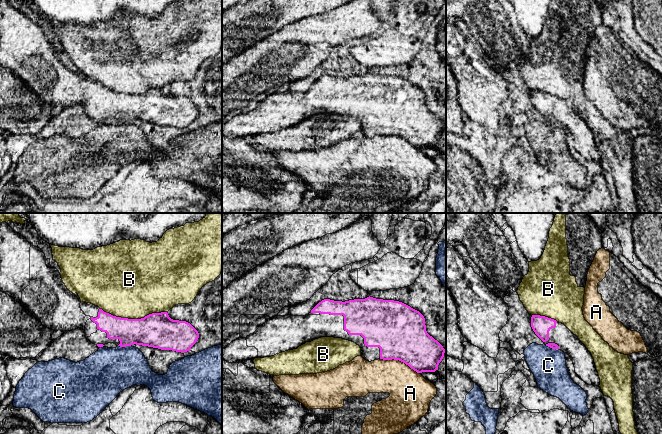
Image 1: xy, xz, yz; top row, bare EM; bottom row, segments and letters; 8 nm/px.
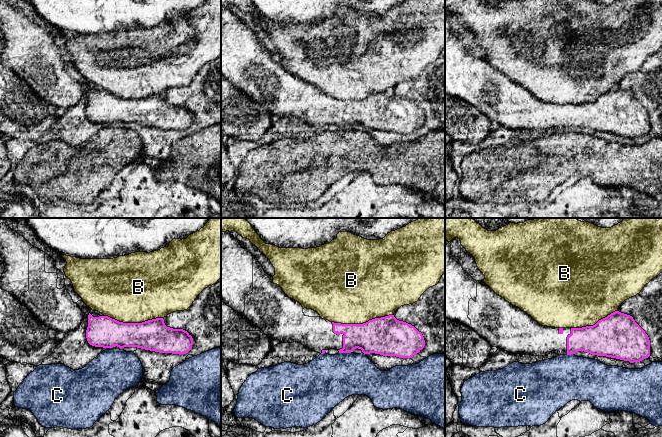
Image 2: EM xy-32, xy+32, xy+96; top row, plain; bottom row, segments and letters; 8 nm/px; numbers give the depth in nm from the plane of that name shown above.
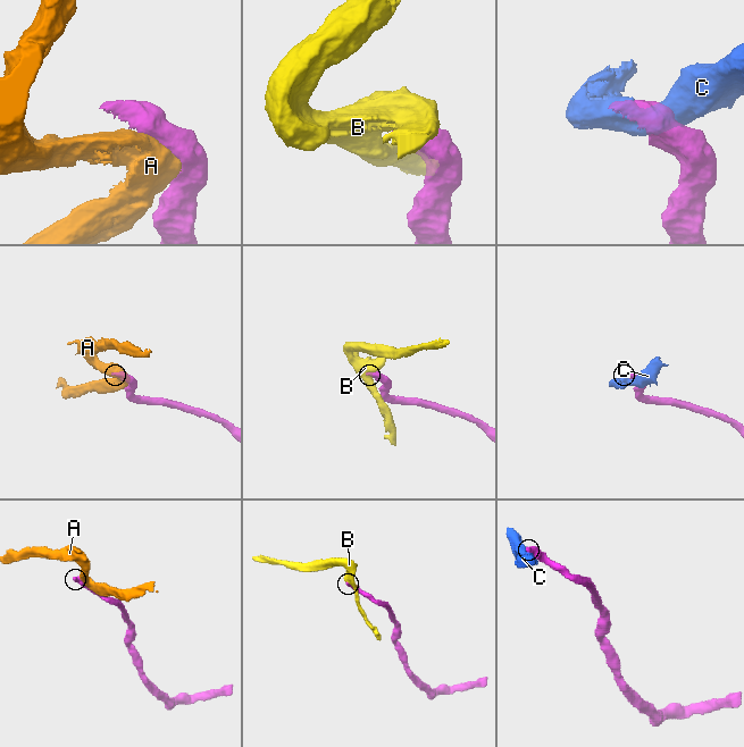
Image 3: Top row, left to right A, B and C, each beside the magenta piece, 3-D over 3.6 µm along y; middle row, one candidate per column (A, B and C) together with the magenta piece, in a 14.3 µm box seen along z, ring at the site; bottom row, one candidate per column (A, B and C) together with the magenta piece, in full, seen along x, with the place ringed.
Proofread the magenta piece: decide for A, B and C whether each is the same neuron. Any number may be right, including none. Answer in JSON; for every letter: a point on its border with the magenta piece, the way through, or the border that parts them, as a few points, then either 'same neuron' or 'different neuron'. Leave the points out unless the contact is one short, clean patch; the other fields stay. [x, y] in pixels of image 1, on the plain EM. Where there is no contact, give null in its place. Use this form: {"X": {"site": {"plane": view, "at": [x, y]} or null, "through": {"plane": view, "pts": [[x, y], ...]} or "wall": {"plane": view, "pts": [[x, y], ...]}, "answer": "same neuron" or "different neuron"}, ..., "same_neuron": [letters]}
{"A": {"site": {"plane": "xz", "at": [400, 136]}, "answer": "different neuron"}, "B": {"site": {"plane": "xy", "at": [133, 95]}, "answer": "different neuron"}, "C": {"site": {"plane": "xy", "at": [124, 122]}, "wall": {"plane": "xy", "pts": [[118, 121], [130, 122]]}, "answer": "different neuron"}, "same_neuron": []}

